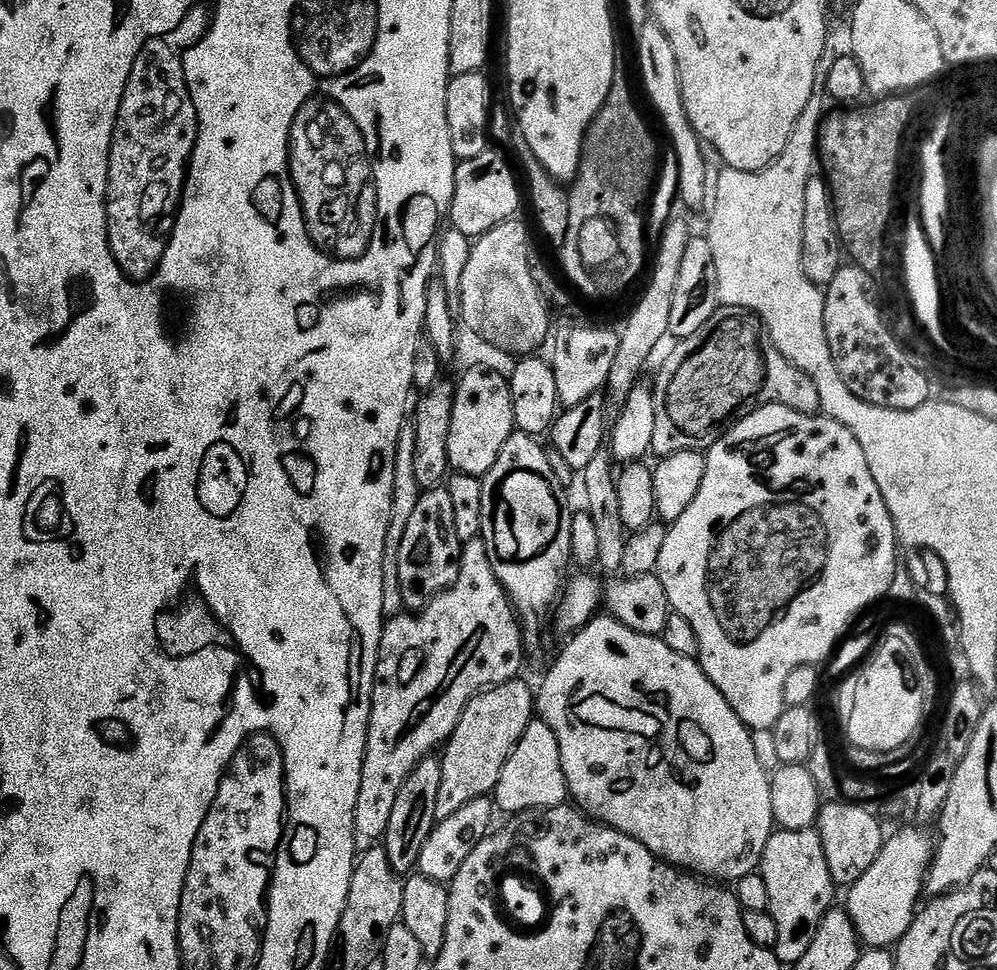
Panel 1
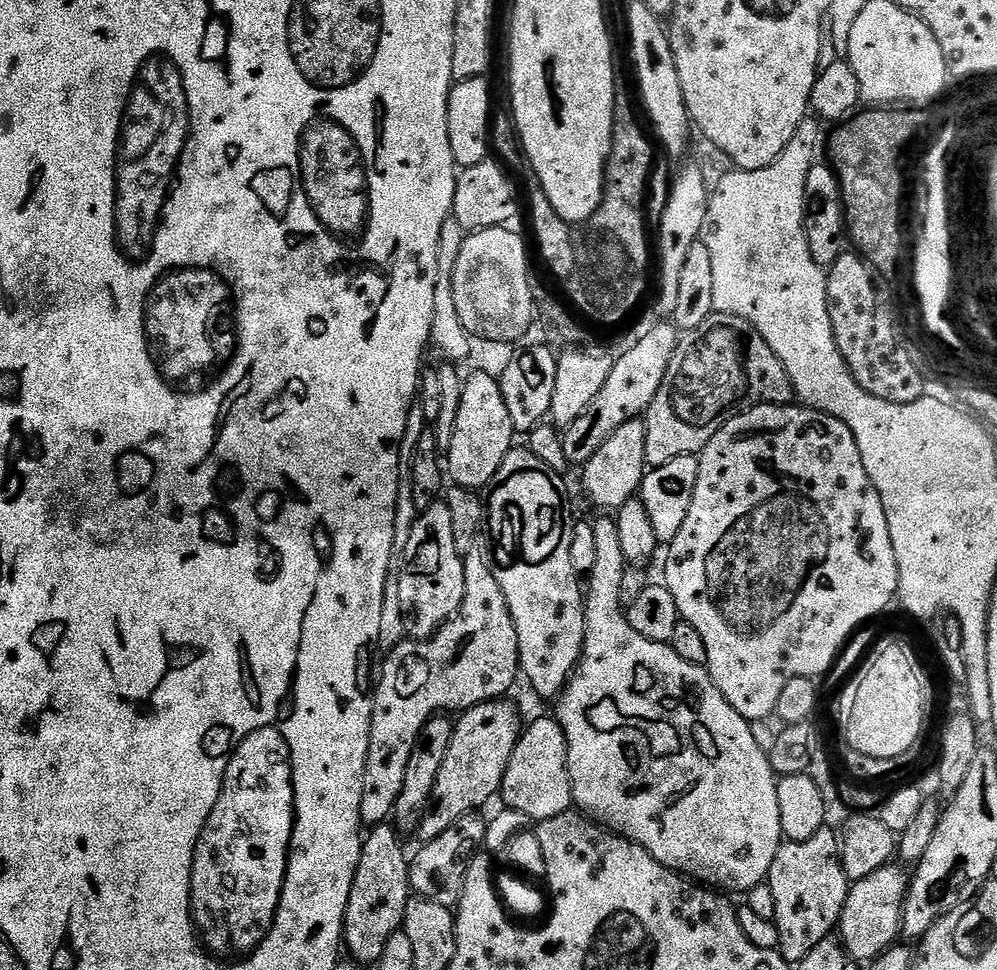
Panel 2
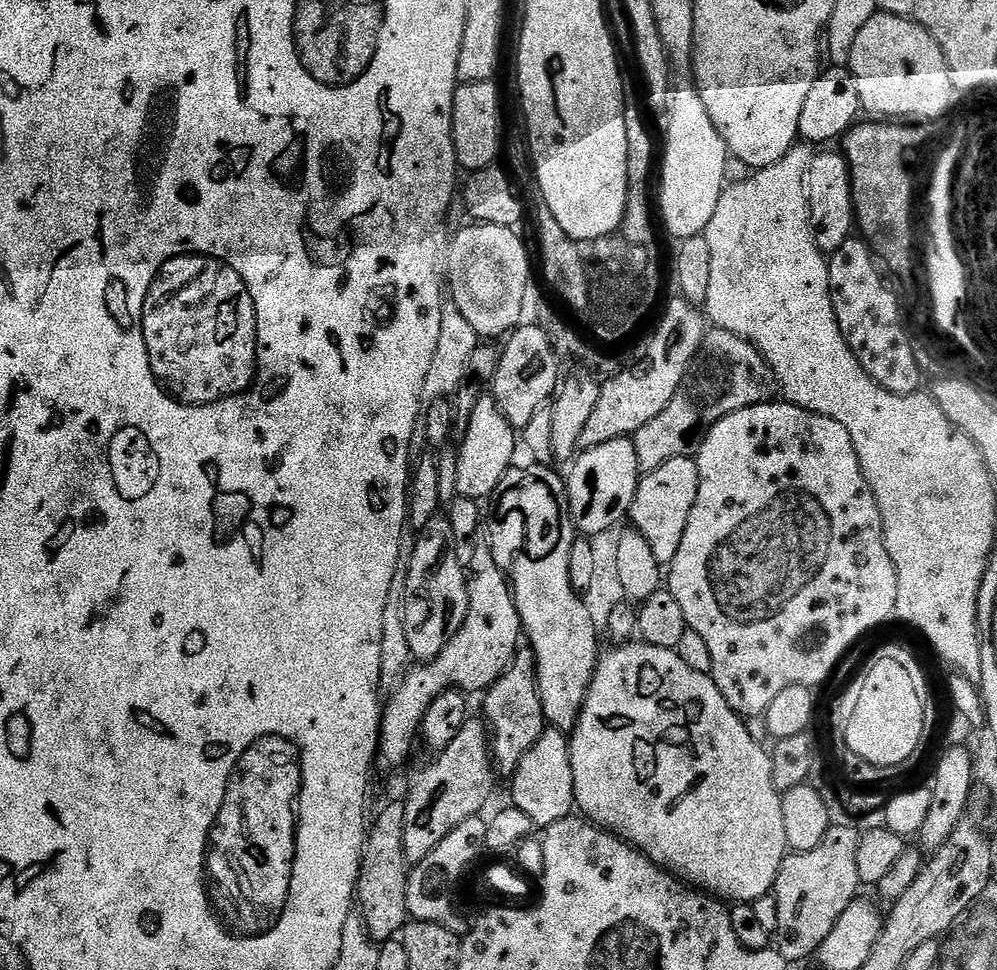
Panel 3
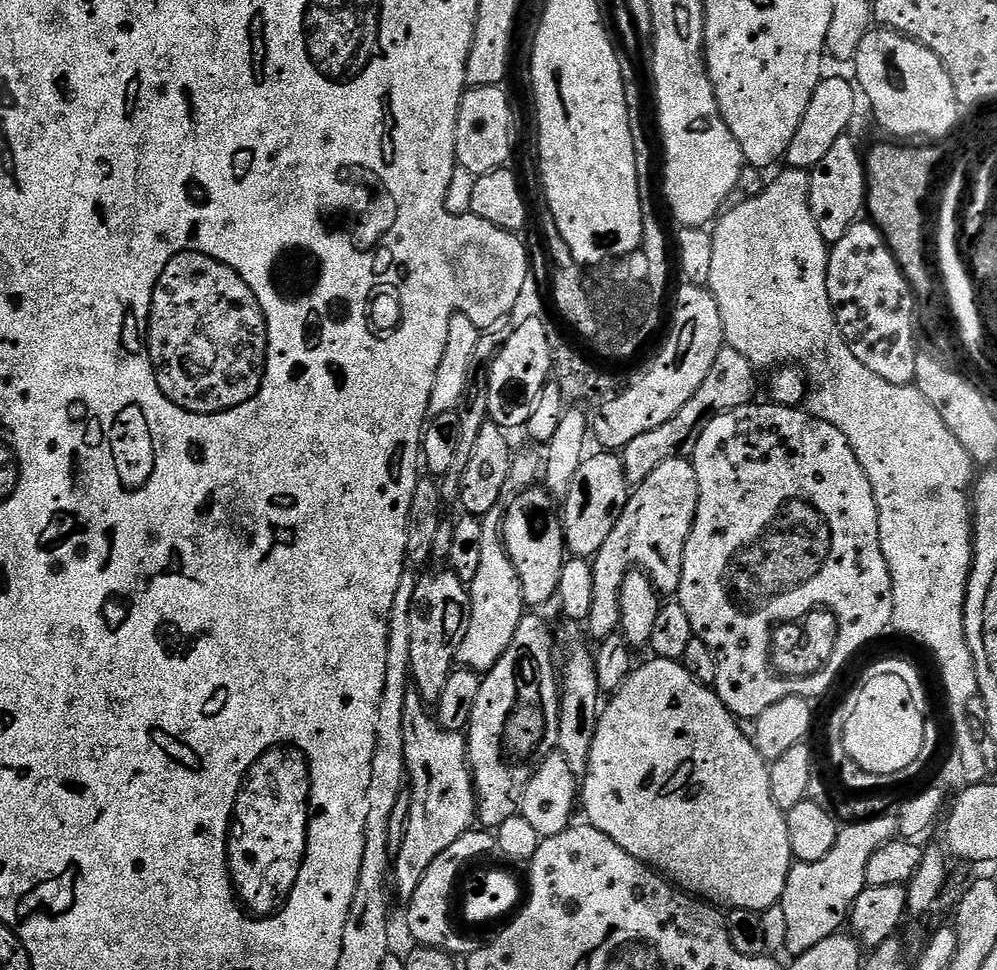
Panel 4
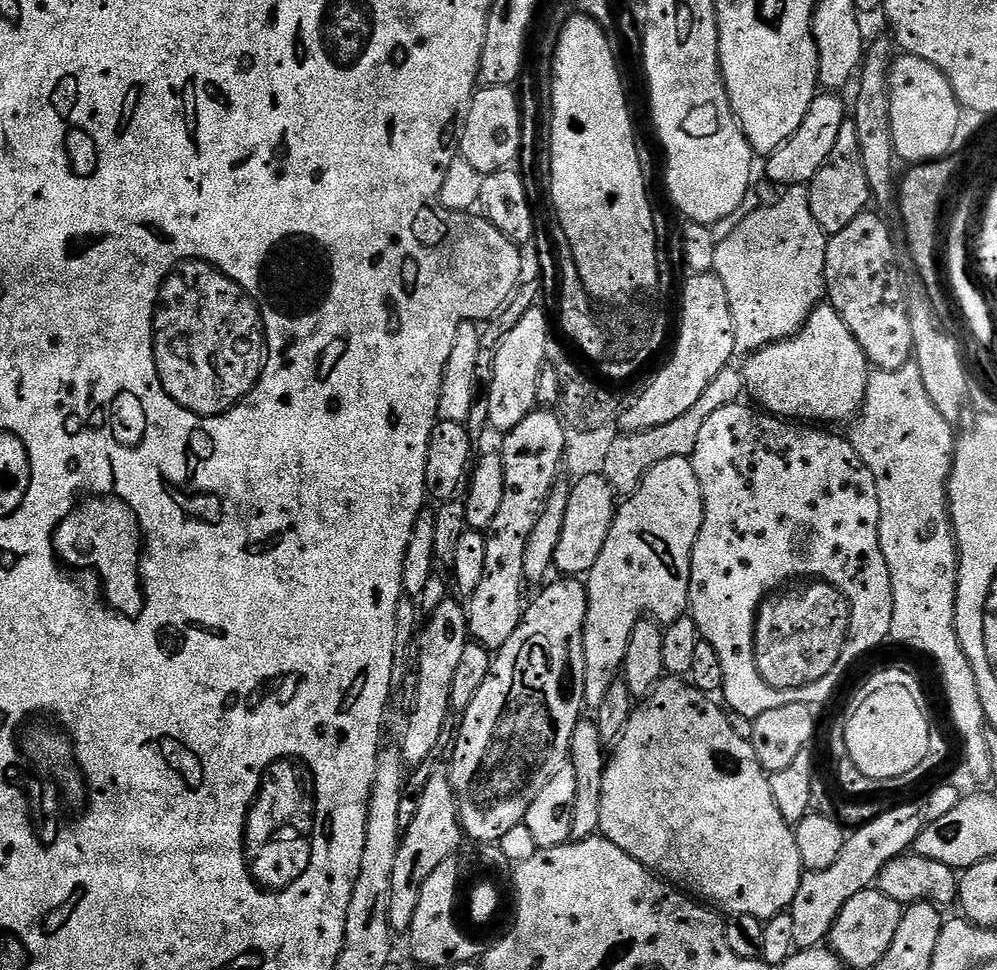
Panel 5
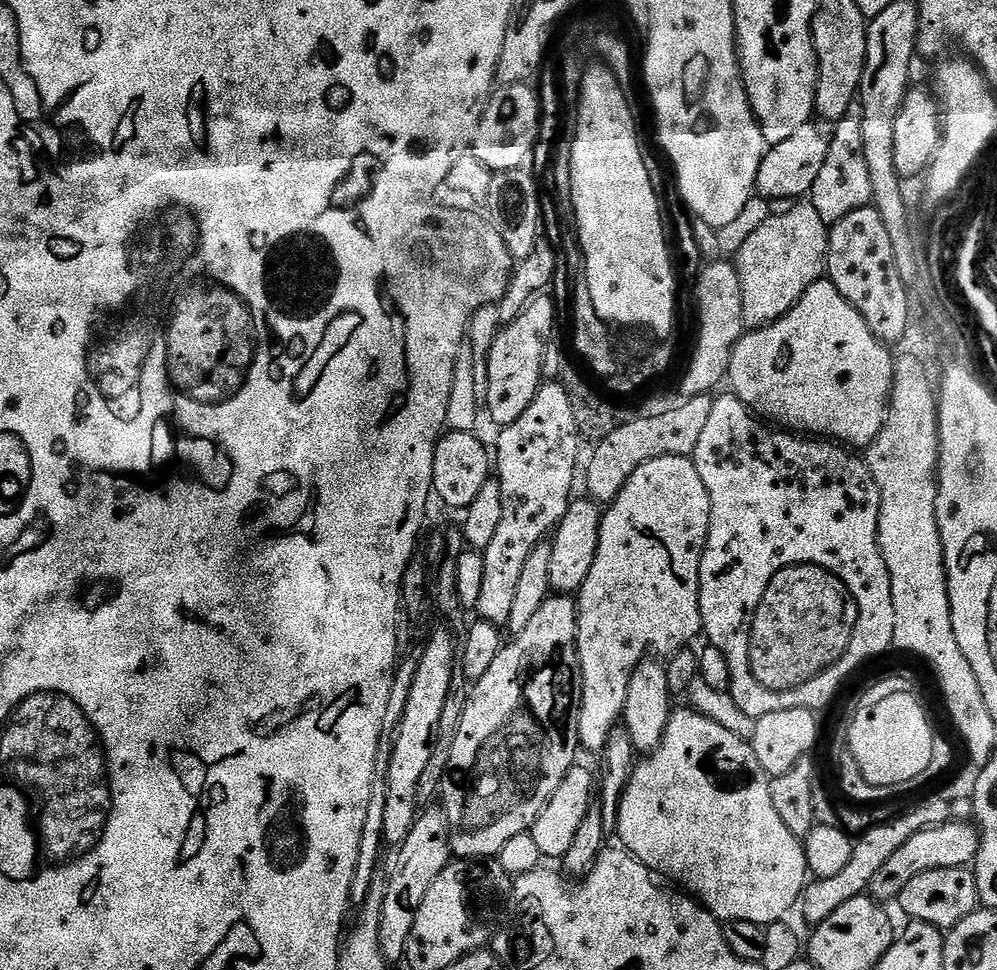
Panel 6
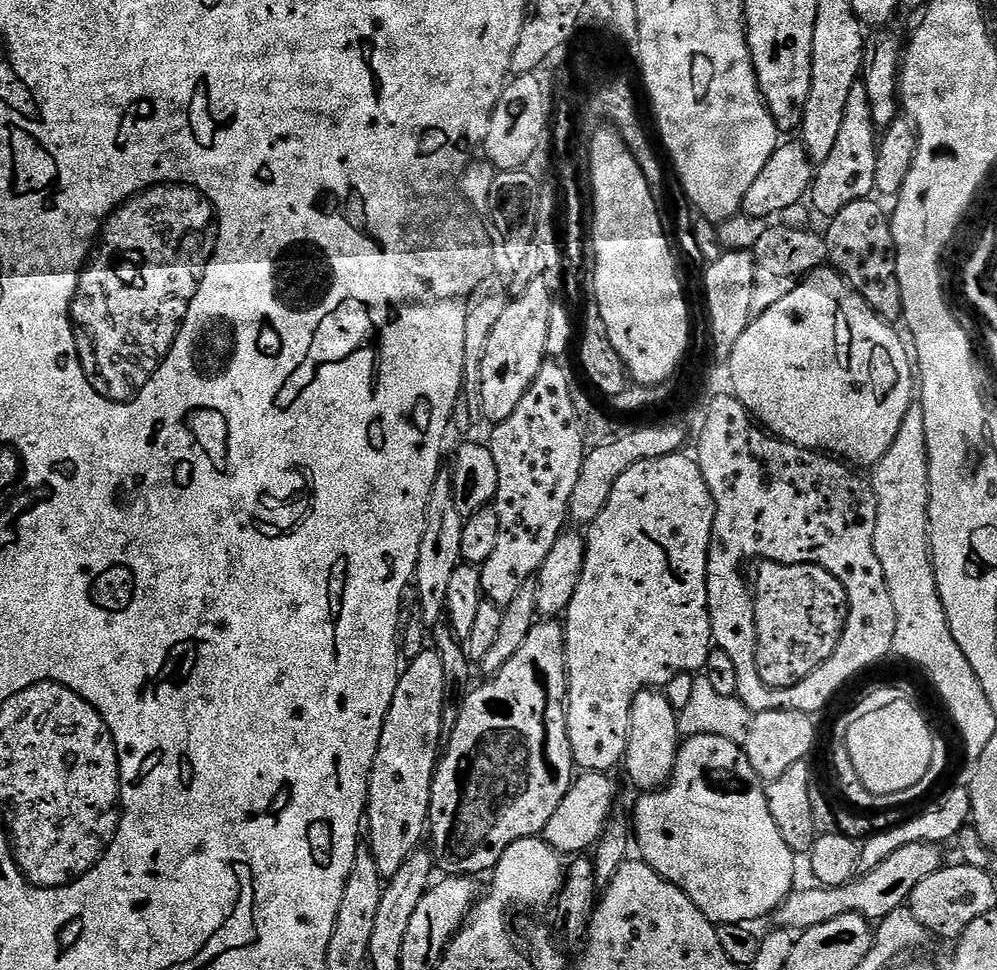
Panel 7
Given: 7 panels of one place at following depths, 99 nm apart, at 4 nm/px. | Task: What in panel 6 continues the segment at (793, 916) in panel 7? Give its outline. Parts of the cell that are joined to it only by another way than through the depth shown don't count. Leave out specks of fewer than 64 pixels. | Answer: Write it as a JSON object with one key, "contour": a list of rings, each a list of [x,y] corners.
{"contour":[[[971,823],[935,824],[933,828],[923,828],[914,838],[906,838],[900,849],[894,850],[893,856],[874,874],[874,882],[870,882],[868,892],[873,900],[885,902],[895,901],[906,888],[910,878],[918,874],[926,874],[926,870],[942,870],[943,868],[963,868],[971,865],[980,848],[979,831]]]}

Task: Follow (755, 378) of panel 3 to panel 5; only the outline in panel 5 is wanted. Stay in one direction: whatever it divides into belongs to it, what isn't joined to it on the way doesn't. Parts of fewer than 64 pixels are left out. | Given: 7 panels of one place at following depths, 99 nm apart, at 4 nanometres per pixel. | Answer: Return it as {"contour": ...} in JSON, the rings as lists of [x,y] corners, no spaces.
{"contour":[[[736,366],[723,368],[718,378],[714,378],[714,382],[706,386],[702,398],[698,398],[698,402],[694,402],[694,406],[690,406],[690,410],[686,410],[682,418],[674,418],[674,422],[666,422],[666,426],[654,426],[650,430],[617,435],[614,446],[610,446],[606,453],[602,473],[610,482],[612,491],[624,498],[633,496],[640,488],[645,474],[654,470],[658,462],[666,462],[666,458],[690,458],[694,454],[694,446],[698,446],[698,433],[702,430],[702,422],[706,422],[710,414],[722,410],[722,406],[737,403],[745,392],[743,371]]]}

